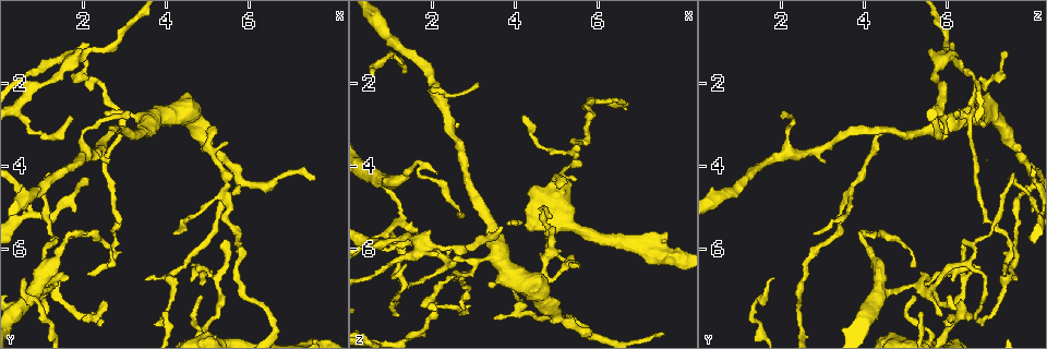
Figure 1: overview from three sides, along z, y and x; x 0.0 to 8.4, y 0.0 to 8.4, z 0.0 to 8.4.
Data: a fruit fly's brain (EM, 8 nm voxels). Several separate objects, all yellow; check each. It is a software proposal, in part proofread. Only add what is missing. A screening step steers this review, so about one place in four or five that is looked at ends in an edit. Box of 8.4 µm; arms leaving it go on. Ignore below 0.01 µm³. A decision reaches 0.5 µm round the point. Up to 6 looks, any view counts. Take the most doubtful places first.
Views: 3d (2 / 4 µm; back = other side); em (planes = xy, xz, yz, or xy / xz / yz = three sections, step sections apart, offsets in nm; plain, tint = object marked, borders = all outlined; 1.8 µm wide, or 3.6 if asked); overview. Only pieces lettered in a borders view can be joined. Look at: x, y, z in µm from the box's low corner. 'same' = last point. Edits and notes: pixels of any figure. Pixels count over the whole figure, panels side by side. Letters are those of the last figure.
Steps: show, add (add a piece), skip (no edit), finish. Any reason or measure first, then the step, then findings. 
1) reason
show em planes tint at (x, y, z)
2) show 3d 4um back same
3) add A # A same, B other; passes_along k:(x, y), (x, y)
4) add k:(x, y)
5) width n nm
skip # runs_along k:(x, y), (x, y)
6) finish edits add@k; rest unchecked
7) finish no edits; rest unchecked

show em planes plain at (1.95, 1.25, 7.40)

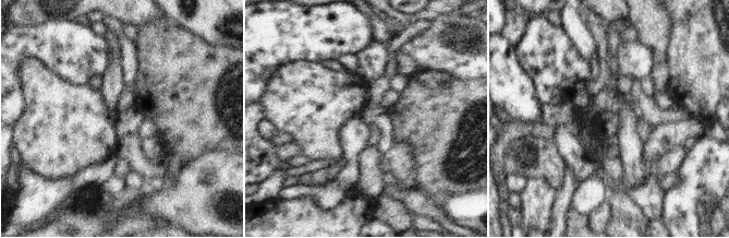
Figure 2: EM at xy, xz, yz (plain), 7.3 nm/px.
see the neighbours
show em planes borders same

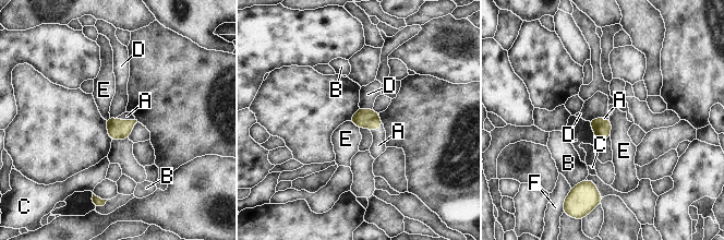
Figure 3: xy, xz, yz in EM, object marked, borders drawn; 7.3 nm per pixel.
add A # A same, B other, C other, D other, E other, F other; passes_along 3:(117, 129), (125, 120), (127, 116); it goes on there

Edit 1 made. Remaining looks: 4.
thin end
show em yz step 16 tint at (3.50, 6.75, 7.60)

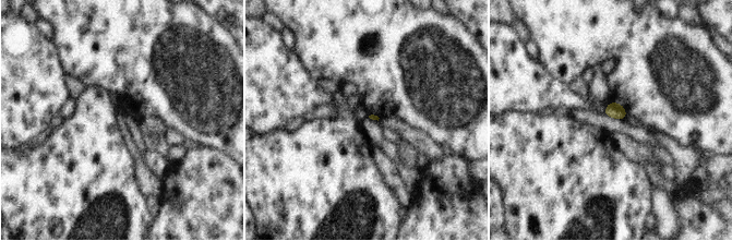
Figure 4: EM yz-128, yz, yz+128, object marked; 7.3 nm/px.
cut it another way
show em planes borders same

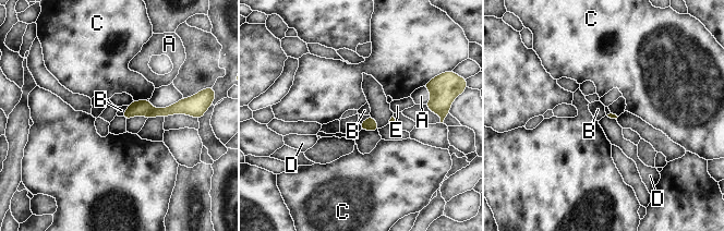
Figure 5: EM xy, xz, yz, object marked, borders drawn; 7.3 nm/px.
skip # A other, B other, C other, D other, E other; runs_along 5:(181, 106), (127, 116); no lettered piece goes on from it

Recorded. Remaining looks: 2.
sharp bend
show em xz step 8 borders at (6.60, 7.95, 2.55)

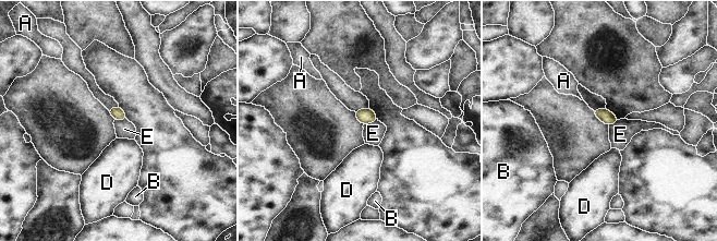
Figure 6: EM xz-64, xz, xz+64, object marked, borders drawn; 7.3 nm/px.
show em planes borders same

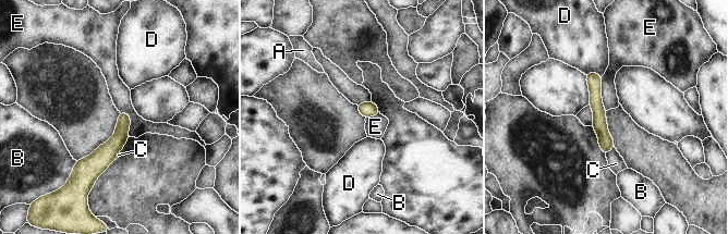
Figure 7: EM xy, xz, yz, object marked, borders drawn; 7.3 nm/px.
width 100 nm
skip # A other, B other, C other, D other, E other; runs_along 7:(591, 75), (606, 149); no lettered piece goes on from it

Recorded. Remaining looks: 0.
finish edits add@3; rest unchecked

